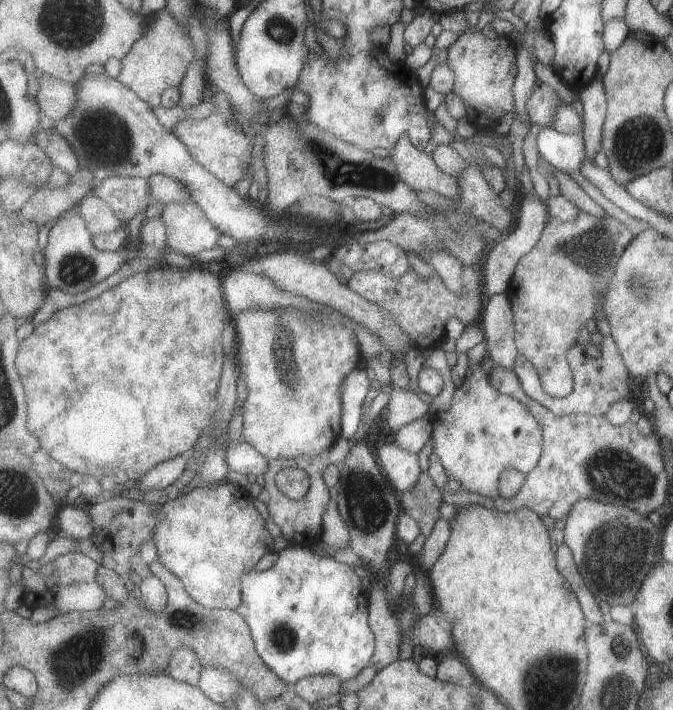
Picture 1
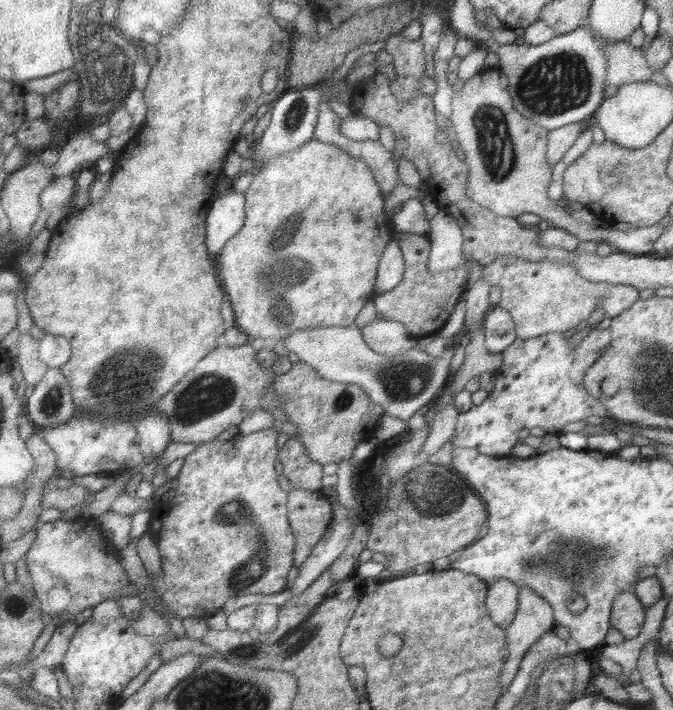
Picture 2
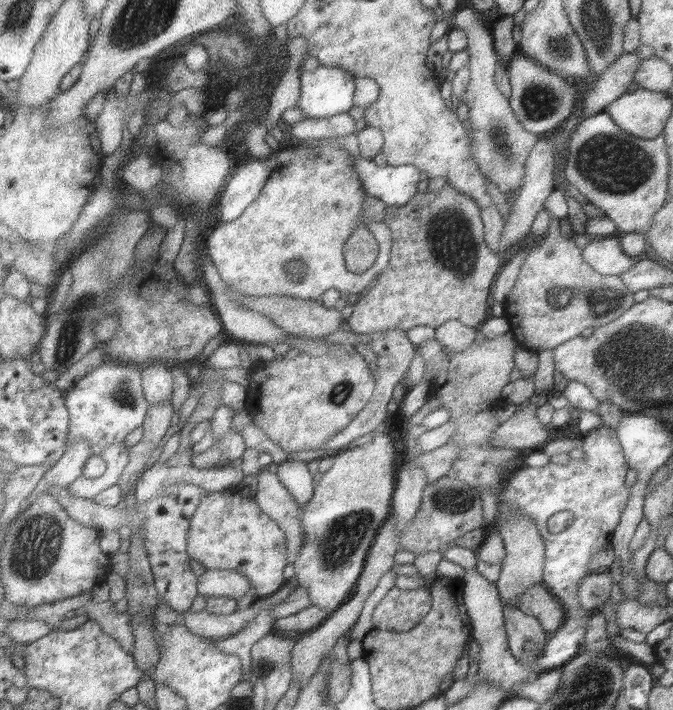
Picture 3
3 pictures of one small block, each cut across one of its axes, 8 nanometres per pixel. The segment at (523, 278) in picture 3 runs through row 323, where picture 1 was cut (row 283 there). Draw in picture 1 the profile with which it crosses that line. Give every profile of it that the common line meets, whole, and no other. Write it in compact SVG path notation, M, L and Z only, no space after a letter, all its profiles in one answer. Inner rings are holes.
M579 212L571 222L563 222L563 220L559 220L559 218L549 218L547 224L545 224L545 228L543 228L543 232L541 232L541 236L539 236L539 240L537 240L537 244L533 246L533 250L527 252L527 254L517 262L515 272L513 272L513 276L511 276L511 280L509 280L509 286L507 286L507 290L505 290L505 294L507 294L509 302L511 302L511 308L513 308L515 346L517 346L519 356L523 356L525 360L529 360L529 362L533 364L533 368L537 370L537 374L539 374L539 378L541 378L543 390L545 390L549 396L553 396L553 398L567 398L567 396L571 394L571 390L573 390L573 370L569 368L569 362L567 362L567 350L569 350L571 346L577 344L579 328L585 328L587 320L591 320L591 318L595 320L595 312L597 312L597 308L599 308L601 314L605 316L605 312L603 312L603 300L605 300L603 292L607 292L607 288L609 288L609 280L611 280L613 274L615 274L615 266L617 266L617 262L619 262L619 256L623 256L623 252L625 252L625 248L631 244L631 240L633 240L633 238L631 238L629 230L627 230L625 226L621 226L613 216L595 218L595 216L591 216L591 214Z

